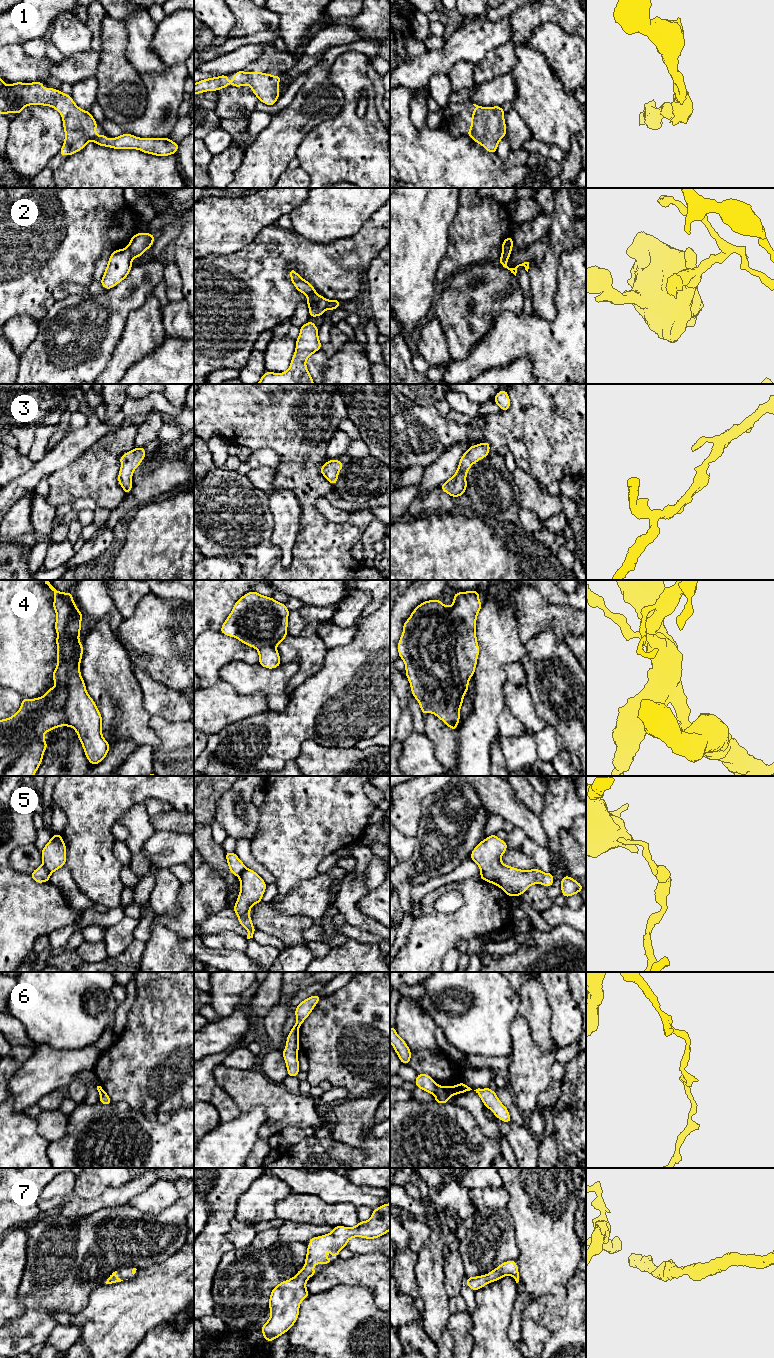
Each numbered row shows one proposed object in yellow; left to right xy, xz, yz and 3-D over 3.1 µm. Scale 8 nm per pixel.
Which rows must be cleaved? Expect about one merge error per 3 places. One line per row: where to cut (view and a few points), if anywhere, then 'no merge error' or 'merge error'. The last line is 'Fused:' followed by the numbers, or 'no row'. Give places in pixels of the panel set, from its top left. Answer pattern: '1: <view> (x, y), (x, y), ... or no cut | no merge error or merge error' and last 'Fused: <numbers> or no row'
1: no cut | no merge error
2: xy (127, 247), (133, 257) | merge error
3: no cut | no merge error
4: yz (449, 607), (456, 635), (459, 708) | merge error
5: xy (42, 864), (50, 873) | merge error
6: yz (442, 1087), (449, 1097) | merge error
7: no cut | no merge error
Fused: 2, 4, 5, 6

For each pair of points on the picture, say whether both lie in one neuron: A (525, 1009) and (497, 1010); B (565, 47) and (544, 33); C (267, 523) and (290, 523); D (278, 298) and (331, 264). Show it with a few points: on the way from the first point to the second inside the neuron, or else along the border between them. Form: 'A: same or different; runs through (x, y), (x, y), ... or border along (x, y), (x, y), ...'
A: different; border along (519, 992), (519, 1007), (516, 1014)
B: same; runs through (560, 47), (549, 38)
C: different; border along (269, 500), (269, 511), (273, 520), (271, 540)
D: same; runs through (278, 276), (278, 263), (285, 256), (309, 258)

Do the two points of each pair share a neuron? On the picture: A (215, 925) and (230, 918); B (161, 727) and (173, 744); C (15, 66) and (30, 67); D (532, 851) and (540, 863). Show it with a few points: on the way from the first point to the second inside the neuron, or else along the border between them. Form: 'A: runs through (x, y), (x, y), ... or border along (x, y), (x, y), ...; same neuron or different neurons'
A: runs through (219, 921), (226, 920); same neuron
B: runs through (165, 731), (173, 740); same neuron
C: runs through (19, 67), (26, 67); same neuron
D: runs through (535, 854), (540, 860); same neuron

